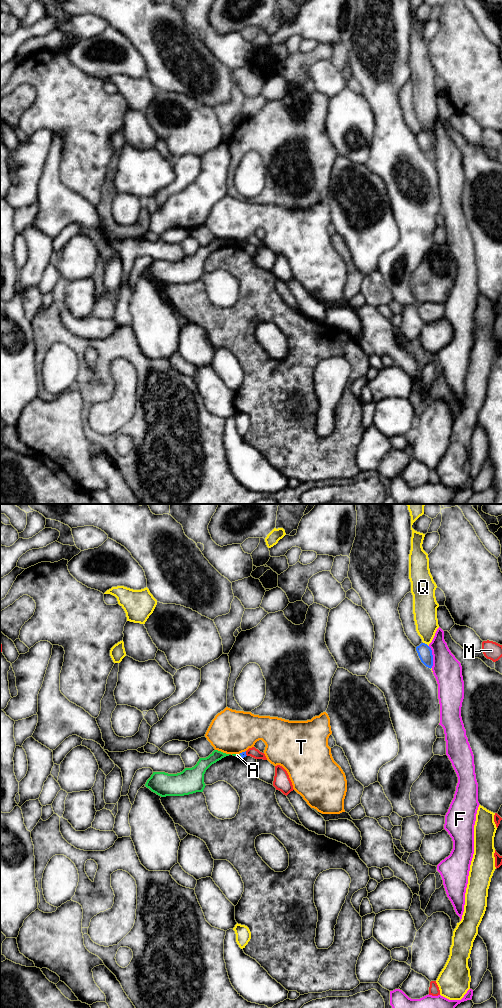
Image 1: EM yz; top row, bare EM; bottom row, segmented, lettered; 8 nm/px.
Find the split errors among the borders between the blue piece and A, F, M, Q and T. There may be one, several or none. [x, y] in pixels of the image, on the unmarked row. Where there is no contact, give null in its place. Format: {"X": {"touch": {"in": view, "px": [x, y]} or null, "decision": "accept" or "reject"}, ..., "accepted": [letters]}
{"A": {"touch": {"in": "yz", "px": [241, 244]}, "decision": "reject"}, "F": {"touch": {"in": "yz", "px": [432, 145]}, "decision": "reject"}, "M": {"touch": {"in": "yz", "px": [245, 241]}, "decision": "reject"}, "Q": {"touch": {"in": "yz", "px": [426, 132]}, "decision": "reject"}, "T": {"touch": {"in": "yz", "px": [242, 240]}, "decision": "reject"}, "accepted": []}

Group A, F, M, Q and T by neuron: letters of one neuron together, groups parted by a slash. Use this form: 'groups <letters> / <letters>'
groups A / F / M / Q / T

